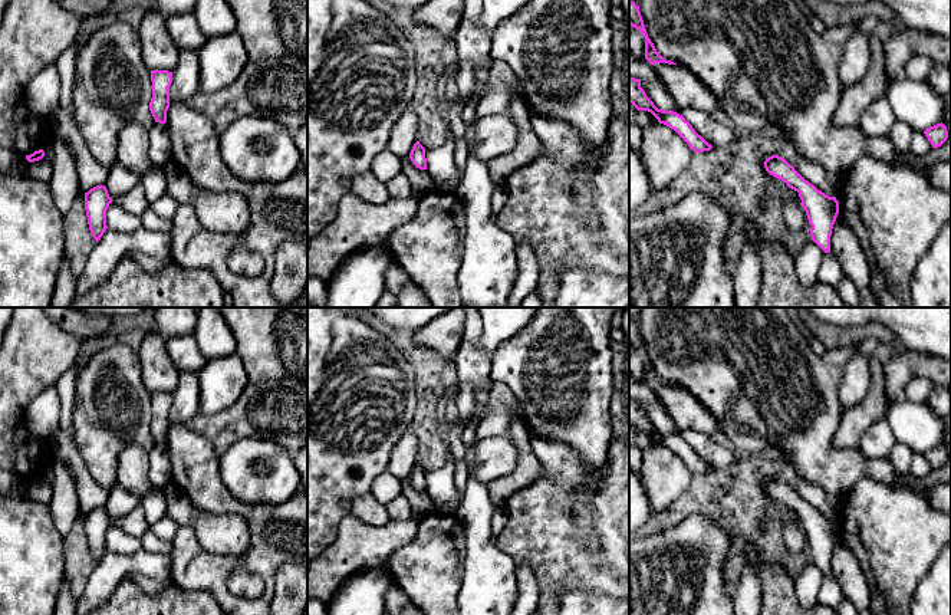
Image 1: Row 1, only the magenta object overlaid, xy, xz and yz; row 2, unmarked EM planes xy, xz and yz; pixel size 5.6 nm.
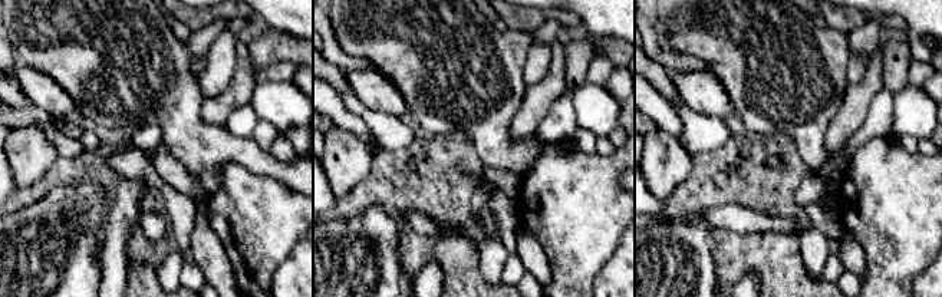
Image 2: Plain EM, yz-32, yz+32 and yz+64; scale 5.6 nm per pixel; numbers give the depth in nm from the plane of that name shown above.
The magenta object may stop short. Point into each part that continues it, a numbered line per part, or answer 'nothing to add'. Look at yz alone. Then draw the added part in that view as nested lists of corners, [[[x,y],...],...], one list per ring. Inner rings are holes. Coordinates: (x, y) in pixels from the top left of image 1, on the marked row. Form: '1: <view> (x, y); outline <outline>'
nothing to add

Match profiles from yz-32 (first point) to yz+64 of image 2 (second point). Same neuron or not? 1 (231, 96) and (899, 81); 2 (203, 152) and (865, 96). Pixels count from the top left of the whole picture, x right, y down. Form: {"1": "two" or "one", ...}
{"1": "two", "2": "two"}

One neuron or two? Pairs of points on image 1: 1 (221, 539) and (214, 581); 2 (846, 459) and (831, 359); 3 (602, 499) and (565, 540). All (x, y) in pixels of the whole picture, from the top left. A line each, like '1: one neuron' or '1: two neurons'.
1: two neurons
2: one neuron
3: one neuron

